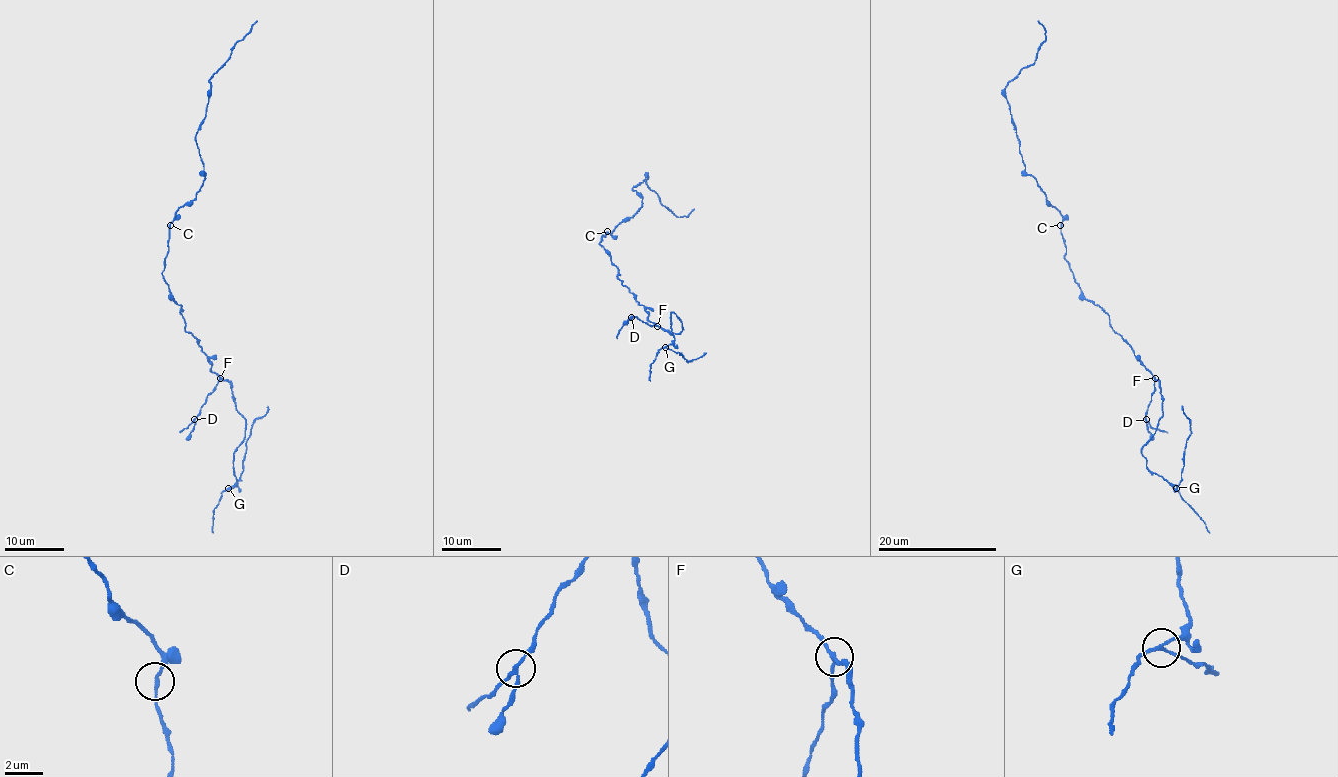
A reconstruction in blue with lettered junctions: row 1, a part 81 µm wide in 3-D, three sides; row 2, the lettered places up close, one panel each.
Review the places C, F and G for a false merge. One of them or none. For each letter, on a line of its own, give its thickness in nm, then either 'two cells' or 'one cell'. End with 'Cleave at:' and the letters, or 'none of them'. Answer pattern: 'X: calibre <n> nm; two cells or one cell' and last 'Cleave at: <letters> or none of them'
C: calibre 180 nm; one cell
F: calibre 170 nm; two cells
G: calibre 150 nm; one cell
Cleave at: F

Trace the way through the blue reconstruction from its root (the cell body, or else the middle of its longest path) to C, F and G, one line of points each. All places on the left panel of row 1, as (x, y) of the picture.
C: (175, 301), (162, 274), (170, 225)
F: (175, 301), (181, 307), (185, 330), (194, 336), (211, 369), (219, 378)
G: (175, 301), (185, 330), (230, 384), (245, 419), (233, 459), (237, 482), (228, 488)

